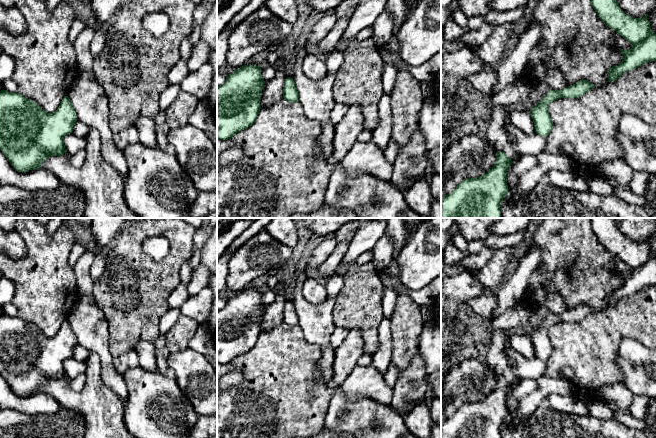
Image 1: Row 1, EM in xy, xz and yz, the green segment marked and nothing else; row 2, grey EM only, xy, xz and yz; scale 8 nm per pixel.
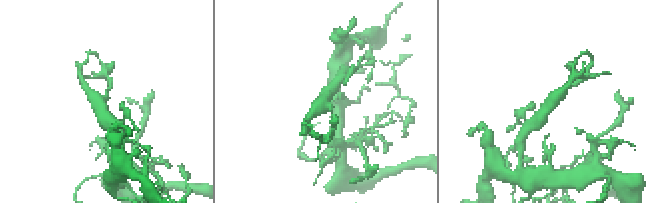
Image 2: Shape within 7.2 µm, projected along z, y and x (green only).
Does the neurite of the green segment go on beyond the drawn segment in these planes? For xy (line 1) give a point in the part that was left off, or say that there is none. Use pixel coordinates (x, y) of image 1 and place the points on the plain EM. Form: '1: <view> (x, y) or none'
1: none

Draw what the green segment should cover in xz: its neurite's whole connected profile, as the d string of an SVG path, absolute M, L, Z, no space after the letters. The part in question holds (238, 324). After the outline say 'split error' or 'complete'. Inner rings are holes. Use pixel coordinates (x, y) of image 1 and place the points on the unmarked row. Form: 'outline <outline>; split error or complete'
outline M243 289L226 299L225 306L217 310L217 362L228 364L255 346L261 333L261 317L265 305L261 292L256 289Z; complete

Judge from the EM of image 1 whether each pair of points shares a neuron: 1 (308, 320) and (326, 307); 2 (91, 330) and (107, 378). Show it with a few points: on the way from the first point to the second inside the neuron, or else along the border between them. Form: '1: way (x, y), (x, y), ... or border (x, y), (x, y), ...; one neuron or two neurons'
1: way (312, 316), (318, 310), (322, 310); one neuron
2: way (98, 342), (106, 358), (106, 366); one neuron

